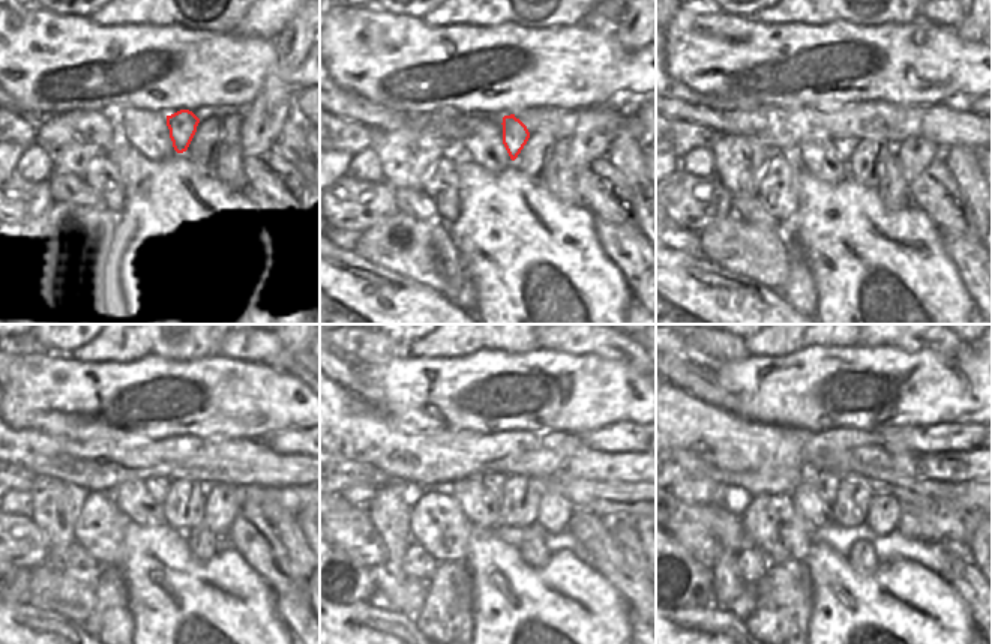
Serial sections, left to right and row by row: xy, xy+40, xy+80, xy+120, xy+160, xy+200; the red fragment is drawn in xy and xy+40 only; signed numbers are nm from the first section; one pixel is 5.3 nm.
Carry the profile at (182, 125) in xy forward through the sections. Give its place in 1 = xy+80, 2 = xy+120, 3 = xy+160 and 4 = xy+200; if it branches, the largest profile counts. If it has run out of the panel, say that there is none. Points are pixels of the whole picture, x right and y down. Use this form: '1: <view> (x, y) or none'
1: xy+80 (844, 147)
2: xy+120 (158, 487)
3: xy+160 (492, 482)
4: xy+200 (827, 484)

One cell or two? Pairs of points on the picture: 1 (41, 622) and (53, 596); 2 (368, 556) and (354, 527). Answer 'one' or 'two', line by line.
1: two
2: one

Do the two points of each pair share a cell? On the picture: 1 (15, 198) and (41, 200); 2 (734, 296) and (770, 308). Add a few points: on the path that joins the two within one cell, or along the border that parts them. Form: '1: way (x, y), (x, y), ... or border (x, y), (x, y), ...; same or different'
1: way (21, 200), (35, 200); same
2: way (743, 305), (746, 308), (761, 308); same

